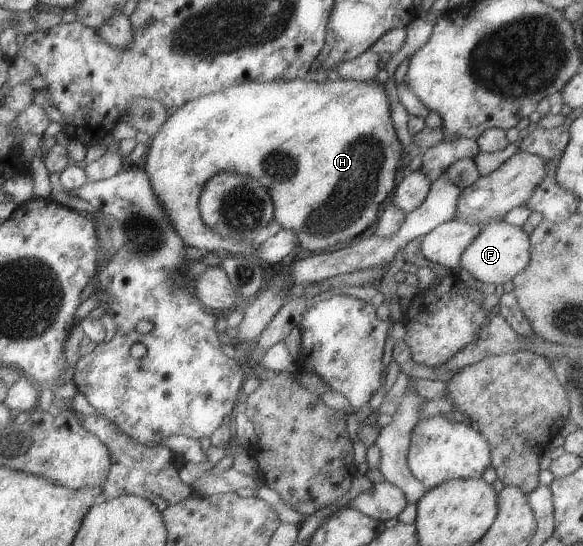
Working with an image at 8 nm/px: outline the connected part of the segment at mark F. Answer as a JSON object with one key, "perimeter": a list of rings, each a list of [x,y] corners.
{"perimeter":[[[491,221],[481,228],[477,238],[465,248],[459,260],[461,272],[476,283],[494,284],[502,287],[506,282],[524,271],[531,258],[531,242],[529,234],[520,226],[512,225],[507,221]]]}

